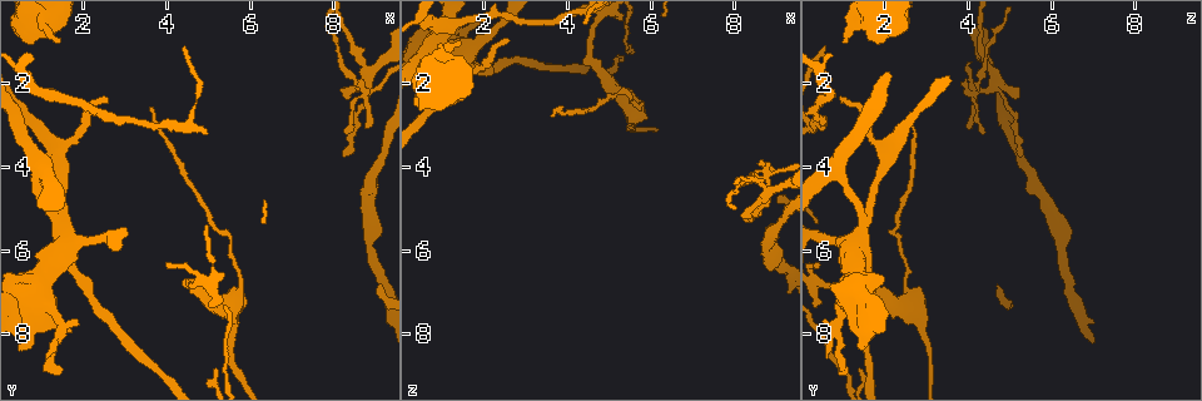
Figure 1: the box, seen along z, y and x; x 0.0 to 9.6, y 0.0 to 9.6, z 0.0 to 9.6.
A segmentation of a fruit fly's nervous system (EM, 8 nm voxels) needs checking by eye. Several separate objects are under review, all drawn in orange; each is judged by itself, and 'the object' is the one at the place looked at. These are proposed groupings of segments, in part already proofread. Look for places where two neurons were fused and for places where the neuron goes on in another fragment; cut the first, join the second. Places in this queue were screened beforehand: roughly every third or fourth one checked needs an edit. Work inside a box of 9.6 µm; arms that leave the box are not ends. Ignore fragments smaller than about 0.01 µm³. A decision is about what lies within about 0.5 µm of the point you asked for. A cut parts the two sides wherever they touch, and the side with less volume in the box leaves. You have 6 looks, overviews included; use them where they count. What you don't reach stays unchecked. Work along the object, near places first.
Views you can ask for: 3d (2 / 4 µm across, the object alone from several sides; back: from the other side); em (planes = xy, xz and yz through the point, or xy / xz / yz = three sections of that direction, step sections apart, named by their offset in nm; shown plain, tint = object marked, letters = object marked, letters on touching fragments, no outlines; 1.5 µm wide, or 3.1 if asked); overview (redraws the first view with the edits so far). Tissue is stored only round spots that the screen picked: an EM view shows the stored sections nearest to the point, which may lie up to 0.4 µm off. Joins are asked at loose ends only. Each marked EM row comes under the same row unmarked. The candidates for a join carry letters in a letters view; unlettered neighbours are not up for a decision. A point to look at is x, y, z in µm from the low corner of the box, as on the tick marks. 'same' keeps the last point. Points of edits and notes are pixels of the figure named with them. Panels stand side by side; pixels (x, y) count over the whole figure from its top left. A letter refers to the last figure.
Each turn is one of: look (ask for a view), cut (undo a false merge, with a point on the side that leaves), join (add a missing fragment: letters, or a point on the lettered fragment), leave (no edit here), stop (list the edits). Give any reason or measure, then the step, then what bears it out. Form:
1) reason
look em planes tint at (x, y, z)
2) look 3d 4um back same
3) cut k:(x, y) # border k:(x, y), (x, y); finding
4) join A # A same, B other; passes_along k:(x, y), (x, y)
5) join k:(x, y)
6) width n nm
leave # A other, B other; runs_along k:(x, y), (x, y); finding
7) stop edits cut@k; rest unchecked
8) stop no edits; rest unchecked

an open end
look em xz step 8 tint at (1.40, 0.95, 0.95)

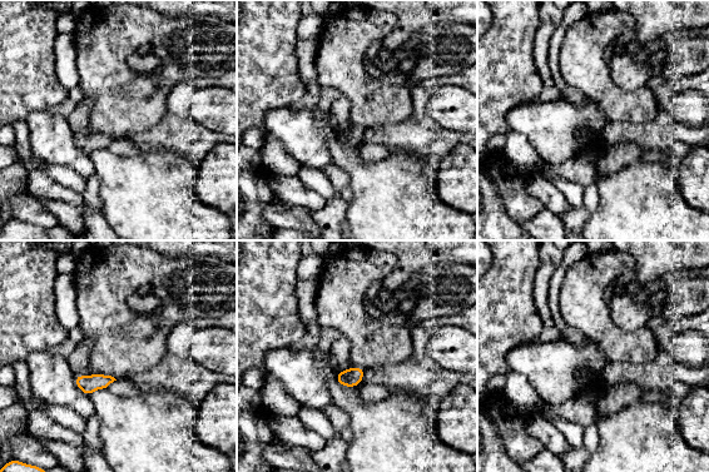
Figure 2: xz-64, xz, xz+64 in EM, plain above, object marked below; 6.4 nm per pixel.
look em planes letters same

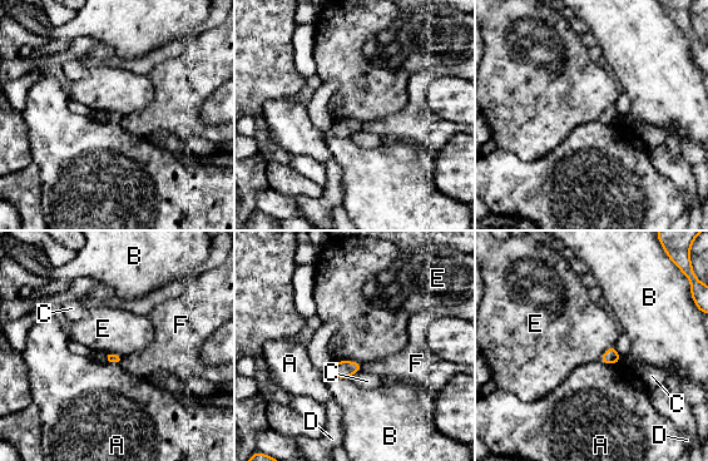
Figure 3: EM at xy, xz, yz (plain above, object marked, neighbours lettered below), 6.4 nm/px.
longest_contact E 180 nm
leave # A other, B other, C other, D other, E other, F other; border 3:(335, 361), (357, 361), (361, 365); no lettered fragment goes on from it

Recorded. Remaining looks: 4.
long arm stops here
look 3d 4um at (3.65, 2.60, 2.75)

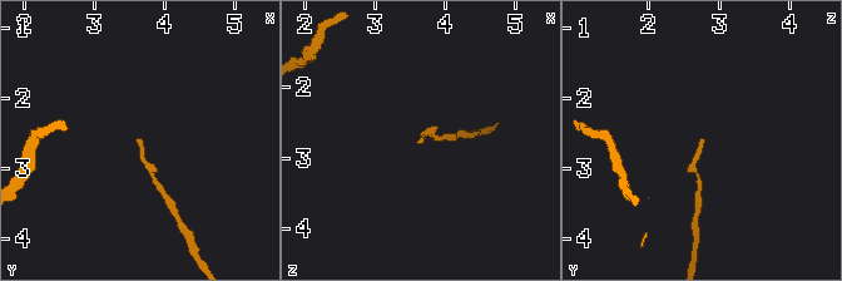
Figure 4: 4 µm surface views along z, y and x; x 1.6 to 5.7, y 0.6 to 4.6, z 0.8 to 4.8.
need the tissue
look em planes tint at (3.60, 2.55, 2.75)

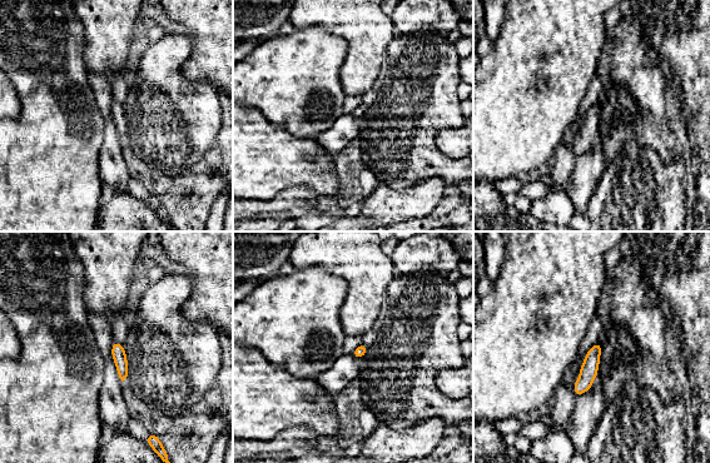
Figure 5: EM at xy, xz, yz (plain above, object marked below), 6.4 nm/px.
see the neighbours
look em planes letters same

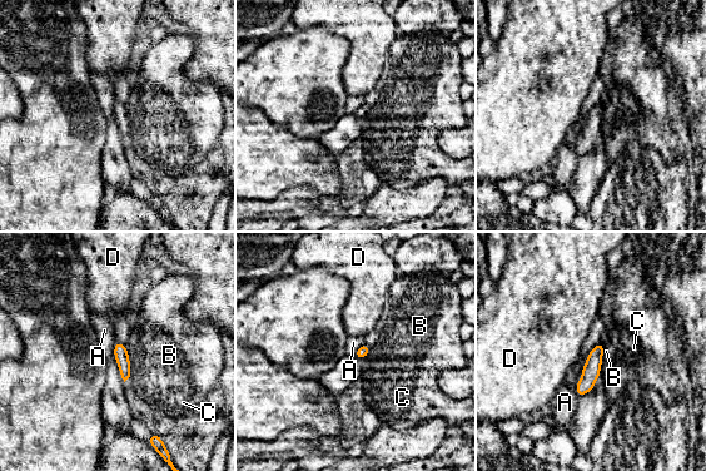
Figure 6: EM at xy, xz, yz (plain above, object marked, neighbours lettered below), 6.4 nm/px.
width 80 nm
leave # A other, B other, C other, D other; none of them fits

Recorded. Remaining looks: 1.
stop no edits; rest unchecked

